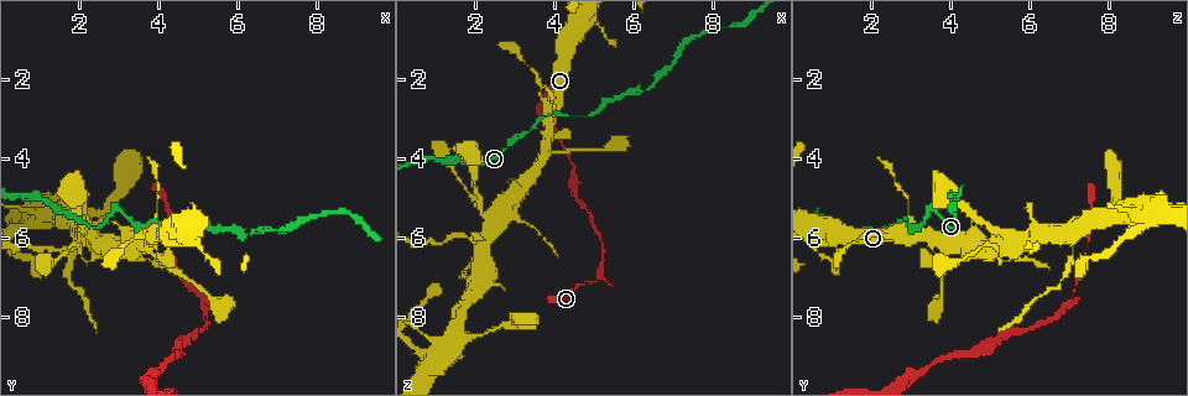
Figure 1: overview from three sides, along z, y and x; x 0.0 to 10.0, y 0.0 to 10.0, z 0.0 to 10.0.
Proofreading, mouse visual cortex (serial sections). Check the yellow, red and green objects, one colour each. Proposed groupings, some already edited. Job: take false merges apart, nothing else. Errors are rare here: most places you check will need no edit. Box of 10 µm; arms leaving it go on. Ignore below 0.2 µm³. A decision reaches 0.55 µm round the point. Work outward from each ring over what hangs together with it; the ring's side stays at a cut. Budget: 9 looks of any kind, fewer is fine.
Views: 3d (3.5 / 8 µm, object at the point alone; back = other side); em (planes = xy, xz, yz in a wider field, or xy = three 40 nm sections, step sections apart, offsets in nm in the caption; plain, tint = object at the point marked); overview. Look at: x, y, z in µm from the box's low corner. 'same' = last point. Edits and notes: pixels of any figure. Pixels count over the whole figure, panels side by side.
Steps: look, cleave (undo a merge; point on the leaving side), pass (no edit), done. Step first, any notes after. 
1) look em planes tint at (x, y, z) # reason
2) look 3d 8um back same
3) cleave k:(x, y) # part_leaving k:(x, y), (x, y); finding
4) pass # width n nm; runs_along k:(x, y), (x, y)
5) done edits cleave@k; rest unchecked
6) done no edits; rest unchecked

look 3d 3.5um at (5.05, 7.55, 7.05) # a narrow waist

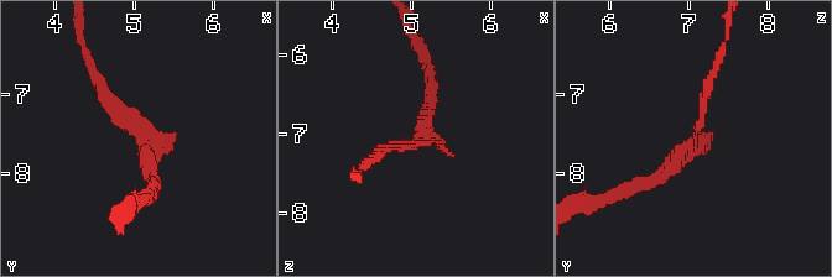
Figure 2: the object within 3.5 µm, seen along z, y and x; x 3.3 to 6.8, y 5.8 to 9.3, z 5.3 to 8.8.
look em xy step 5 tint at (5.05, 7.55, 7.05)

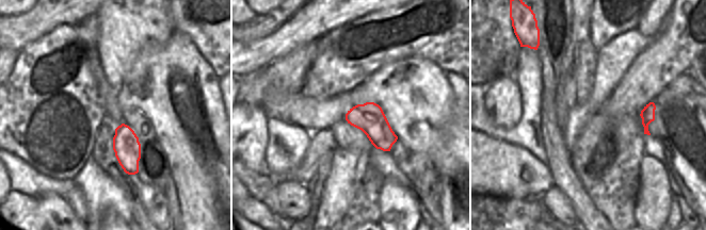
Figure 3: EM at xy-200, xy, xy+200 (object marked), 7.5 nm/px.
pass # runs_along 2:(713, 74), (697, 135), (634, 188); continuous, no second cell

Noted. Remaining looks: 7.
look em planes tint at (3.50, 5.85, 3.05) # sharp bend

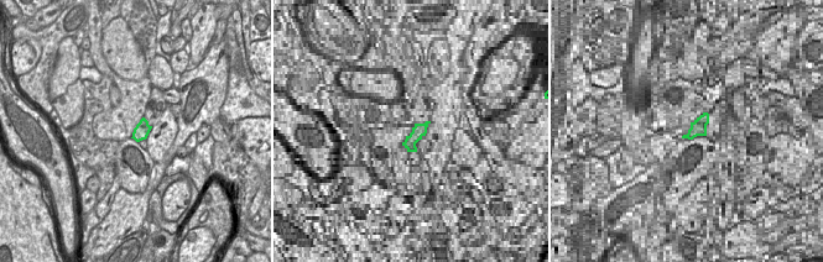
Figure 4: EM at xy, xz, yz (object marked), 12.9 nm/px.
look 3d 3.5um same # see where the arms go

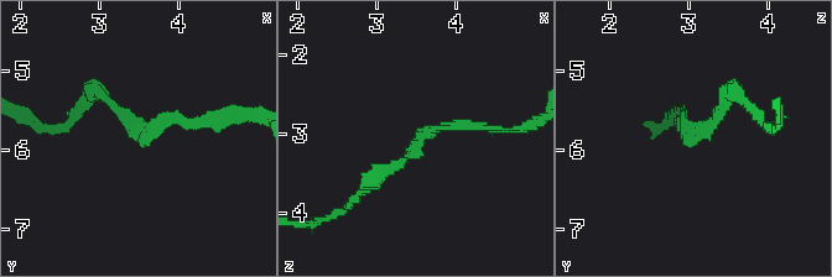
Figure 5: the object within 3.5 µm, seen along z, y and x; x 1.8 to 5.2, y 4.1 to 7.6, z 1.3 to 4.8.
pass # runs_along 5:(364, 187), (433, 129), (490, 129); one cell here

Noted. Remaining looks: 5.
look em planes tint at (2.30, 6.00, 5.65) # looks like a crossing

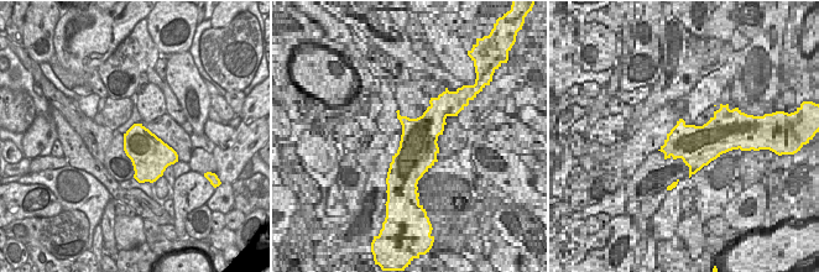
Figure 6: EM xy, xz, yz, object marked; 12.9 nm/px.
look 3d 3.5um same

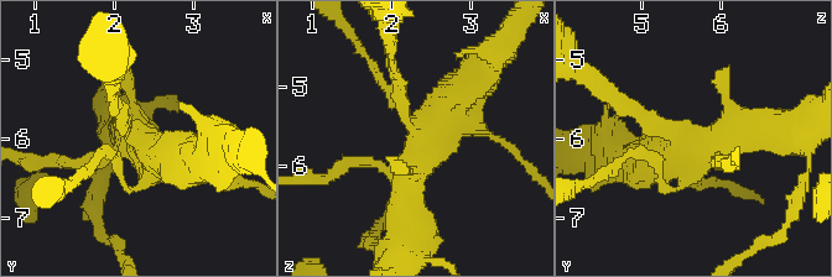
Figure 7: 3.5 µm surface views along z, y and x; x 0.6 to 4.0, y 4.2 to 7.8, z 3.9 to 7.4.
pass # runs_along 7:(474, 82), (410, 171), (406, 215); continuous, no second cell

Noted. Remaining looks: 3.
look em xy step 1 tint at (1.20, 5.35, 8.75) # thin arm on a thick one

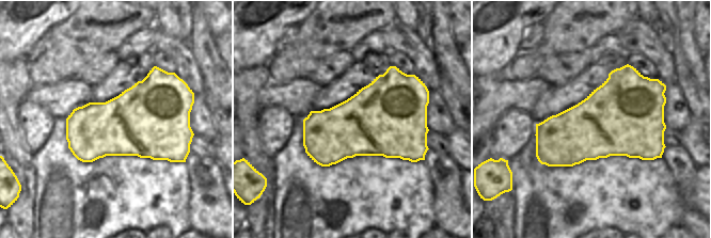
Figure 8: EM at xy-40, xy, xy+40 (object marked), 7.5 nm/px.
look 3d 3.5um same # wider look

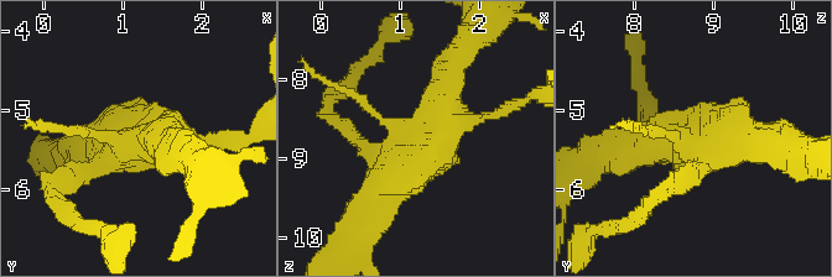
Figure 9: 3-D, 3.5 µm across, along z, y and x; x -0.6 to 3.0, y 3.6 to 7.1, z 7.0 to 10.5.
pass # runs_along 9:(452, 71), (445, 121), (372, 210); all the same cell

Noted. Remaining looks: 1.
done no edits; rest unchecked

